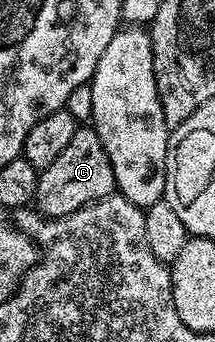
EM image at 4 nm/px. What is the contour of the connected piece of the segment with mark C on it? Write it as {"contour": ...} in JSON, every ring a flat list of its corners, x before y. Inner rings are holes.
{"contour":[[76,127,69,146,53,162,53,166,42,169,39,174,39,185,35,191,34,203,38,211,50,218,67,216,70,212,81,210,86,204,93,204,116,191,113,178,113,166,109,166,109,154,105,154,105,146,101,146,101,138,94,127]]}

